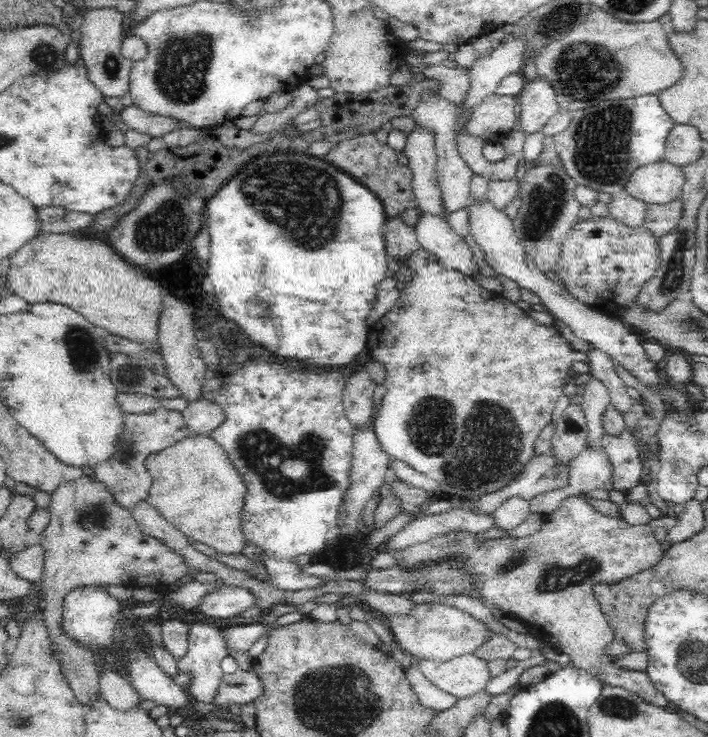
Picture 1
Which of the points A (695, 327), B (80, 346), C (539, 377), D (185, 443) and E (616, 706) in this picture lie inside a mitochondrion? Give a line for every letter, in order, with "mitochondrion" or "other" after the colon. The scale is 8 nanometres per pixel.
A: mitochondrion
B: mitochondrion
C: other
D: other
E: mitochondrion

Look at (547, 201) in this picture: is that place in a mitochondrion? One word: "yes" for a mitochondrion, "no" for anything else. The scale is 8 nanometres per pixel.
yes

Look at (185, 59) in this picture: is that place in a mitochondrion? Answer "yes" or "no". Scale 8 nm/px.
yes

